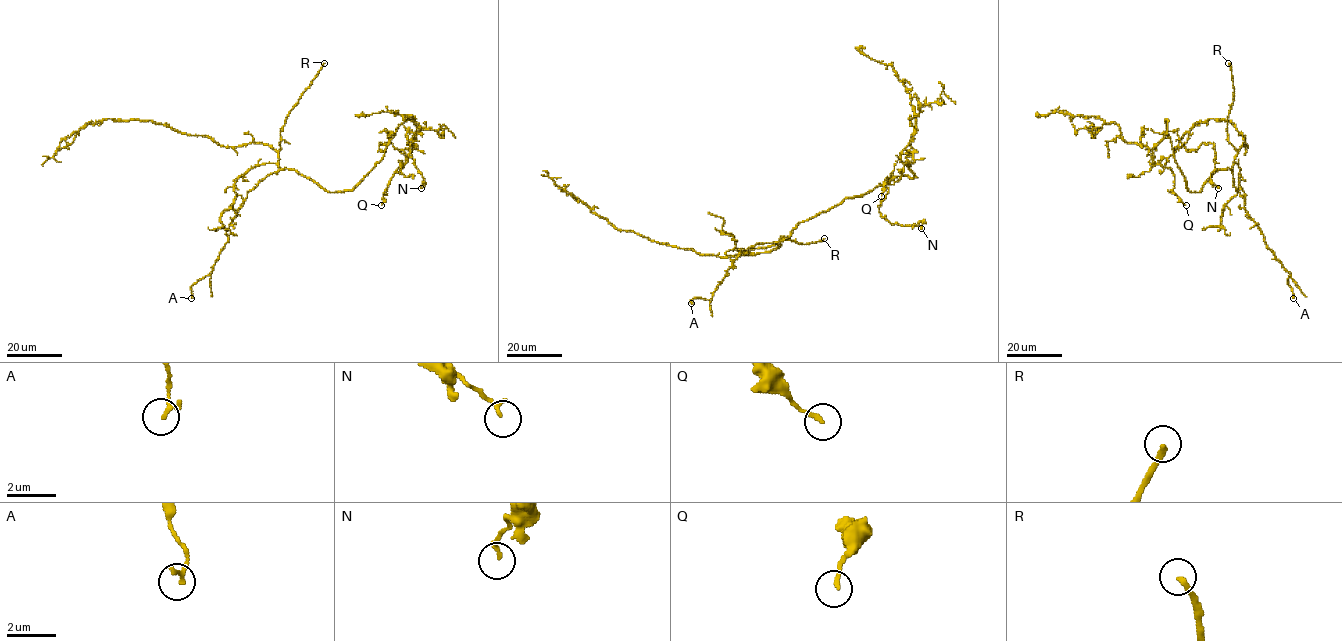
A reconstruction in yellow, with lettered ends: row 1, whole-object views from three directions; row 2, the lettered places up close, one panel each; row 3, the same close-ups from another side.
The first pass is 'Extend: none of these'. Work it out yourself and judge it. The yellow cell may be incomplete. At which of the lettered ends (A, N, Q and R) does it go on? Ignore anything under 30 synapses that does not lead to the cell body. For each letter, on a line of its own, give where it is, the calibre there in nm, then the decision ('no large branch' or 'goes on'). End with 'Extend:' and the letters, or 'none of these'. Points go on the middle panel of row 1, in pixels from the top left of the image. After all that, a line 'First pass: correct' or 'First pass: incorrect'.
A: place (691, 303); calibre 180 nm; no large branch
N: place (921, 228); calibre 150 nm; no large branch
Q: place (881, 196); calibre 170 nm; no large branch
R: place (824, 238); calibre 240 nm; goes on
Extend: R
First pass: incorrect

